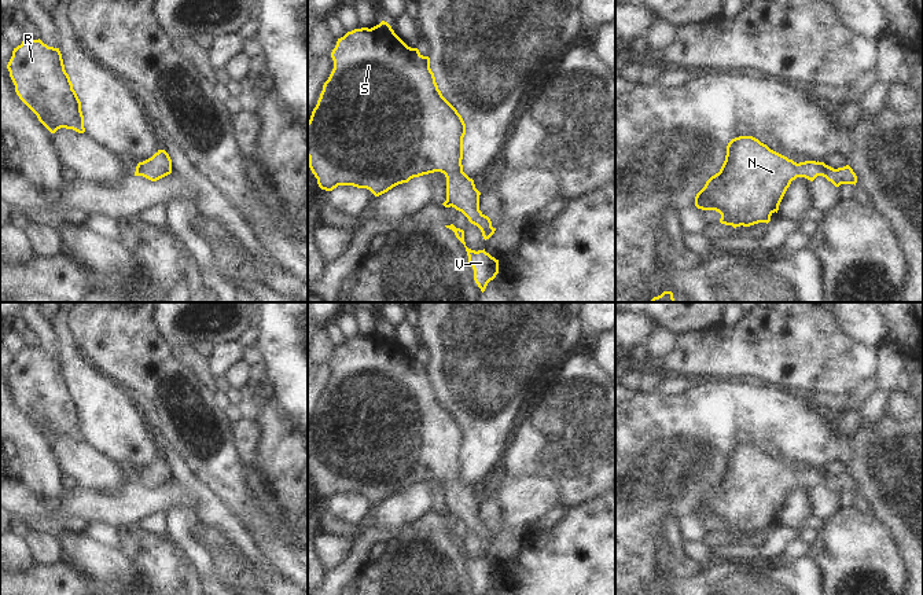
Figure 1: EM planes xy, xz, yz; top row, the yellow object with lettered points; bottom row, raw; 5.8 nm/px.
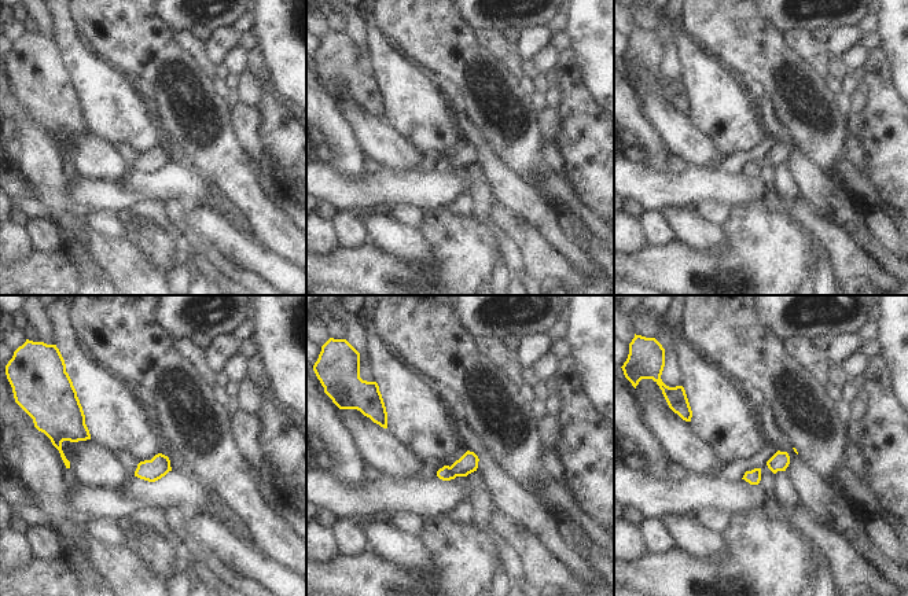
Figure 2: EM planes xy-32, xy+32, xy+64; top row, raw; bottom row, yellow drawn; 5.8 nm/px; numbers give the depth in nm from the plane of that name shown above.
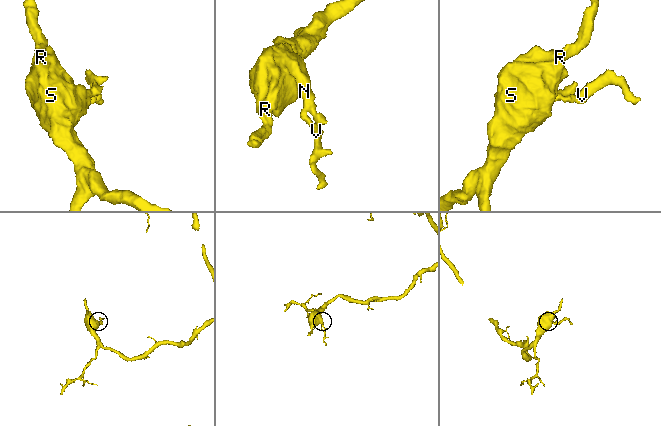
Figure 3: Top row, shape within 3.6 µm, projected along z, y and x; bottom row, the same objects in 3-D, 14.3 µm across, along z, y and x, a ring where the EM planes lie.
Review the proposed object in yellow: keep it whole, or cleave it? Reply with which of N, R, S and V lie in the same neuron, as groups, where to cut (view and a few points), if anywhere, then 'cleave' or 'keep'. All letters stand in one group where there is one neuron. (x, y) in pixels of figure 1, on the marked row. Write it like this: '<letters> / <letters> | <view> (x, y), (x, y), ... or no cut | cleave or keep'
N R S / V | yz (823, 162), (820, 175) | cleave

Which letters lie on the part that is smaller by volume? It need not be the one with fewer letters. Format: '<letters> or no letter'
V

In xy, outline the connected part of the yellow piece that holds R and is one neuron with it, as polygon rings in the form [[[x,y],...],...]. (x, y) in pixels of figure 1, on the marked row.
[[[25,38],[14,48],[7,69],[19,99],[51,133],[60,128],[85,132],[81,102],[59,48]]]

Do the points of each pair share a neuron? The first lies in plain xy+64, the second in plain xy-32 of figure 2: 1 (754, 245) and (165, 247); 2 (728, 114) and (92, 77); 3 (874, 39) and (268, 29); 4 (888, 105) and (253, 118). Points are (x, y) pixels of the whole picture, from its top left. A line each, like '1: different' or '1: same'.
1: same
2: same
3: different
4: different

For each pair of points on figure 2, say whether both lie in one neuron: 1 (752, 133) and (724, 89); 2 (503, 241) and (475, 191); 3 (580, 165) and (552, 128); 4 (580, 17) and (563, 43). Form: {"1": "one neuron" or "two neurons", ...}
{"1": "one neuron", "2": "one neuron", "3": "two neurons", "4": "two neurons"}

